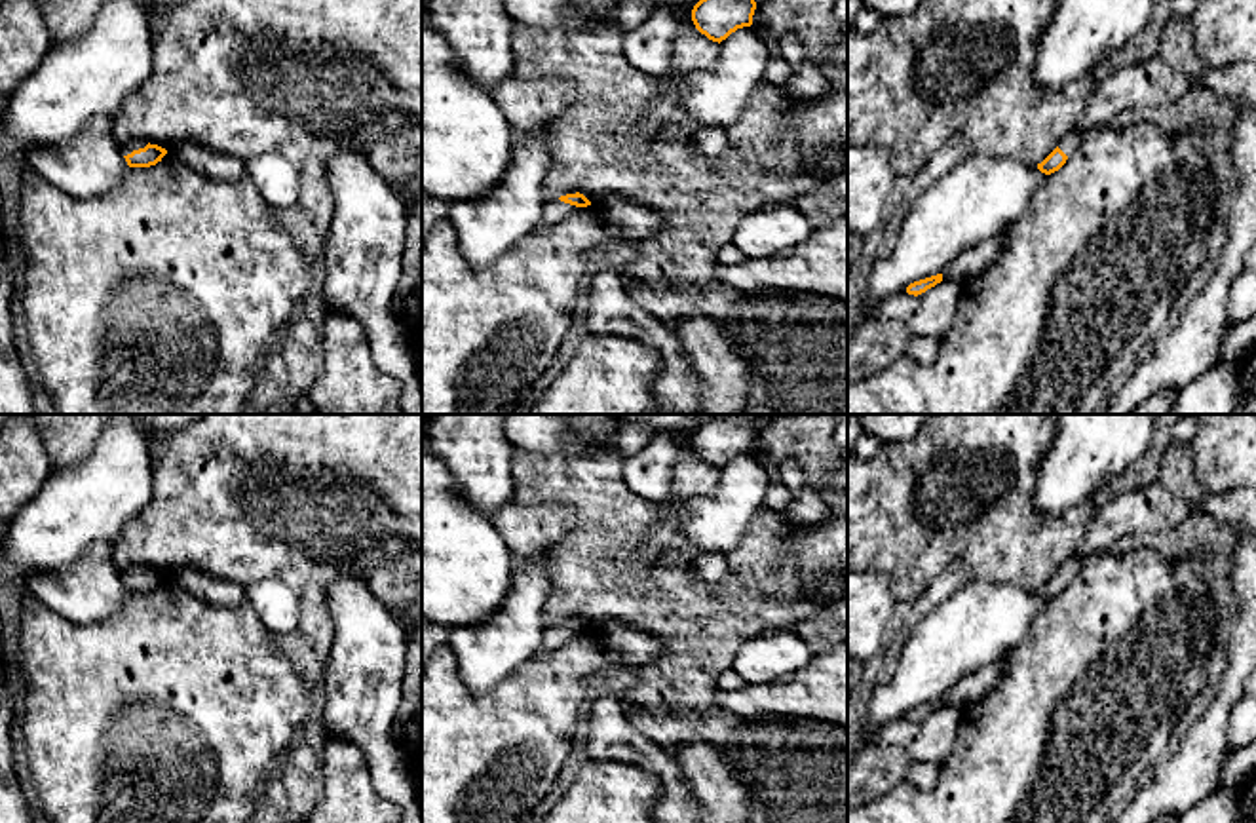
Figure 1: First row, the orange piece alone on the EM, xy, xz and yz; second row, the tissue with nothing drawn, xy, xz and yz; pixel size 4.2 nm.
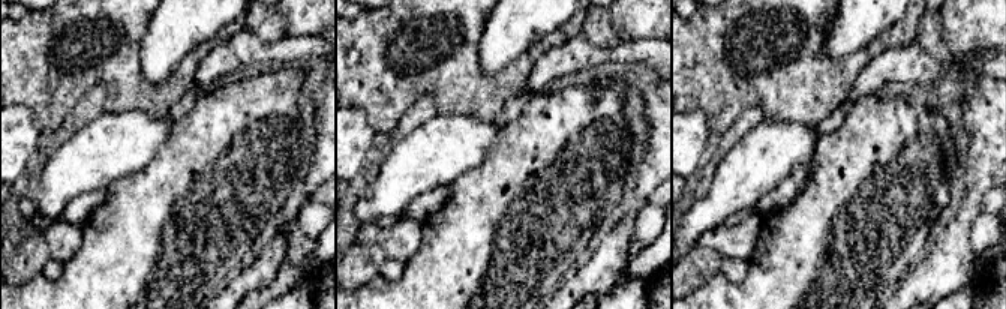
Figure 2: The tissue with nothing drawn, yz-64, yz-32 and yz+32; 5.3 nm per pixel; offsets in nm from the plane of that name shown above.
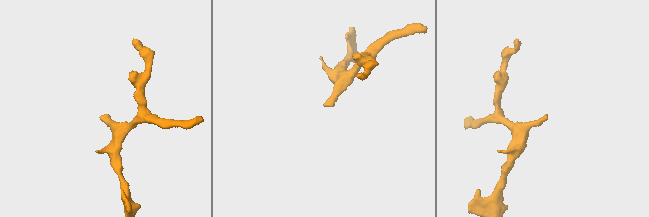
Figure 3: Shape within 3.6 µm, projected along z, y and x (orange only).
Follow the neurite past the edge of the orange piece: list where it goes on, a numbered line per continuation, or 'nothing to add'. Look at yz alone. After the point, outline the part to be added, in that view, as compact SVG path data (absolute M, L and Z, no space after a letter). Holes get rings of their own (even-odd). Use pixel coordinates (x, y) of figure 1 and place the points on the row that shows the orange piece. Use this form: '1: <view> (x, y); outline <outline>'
1: yz (1070, 143); outline M1072 129L1070 133L1066 133L1060 143L1058 143L1058 148L1070 158L1074 156L1081 143L1083 143L1083 135L1085 131L1079 131L1079 129Z

